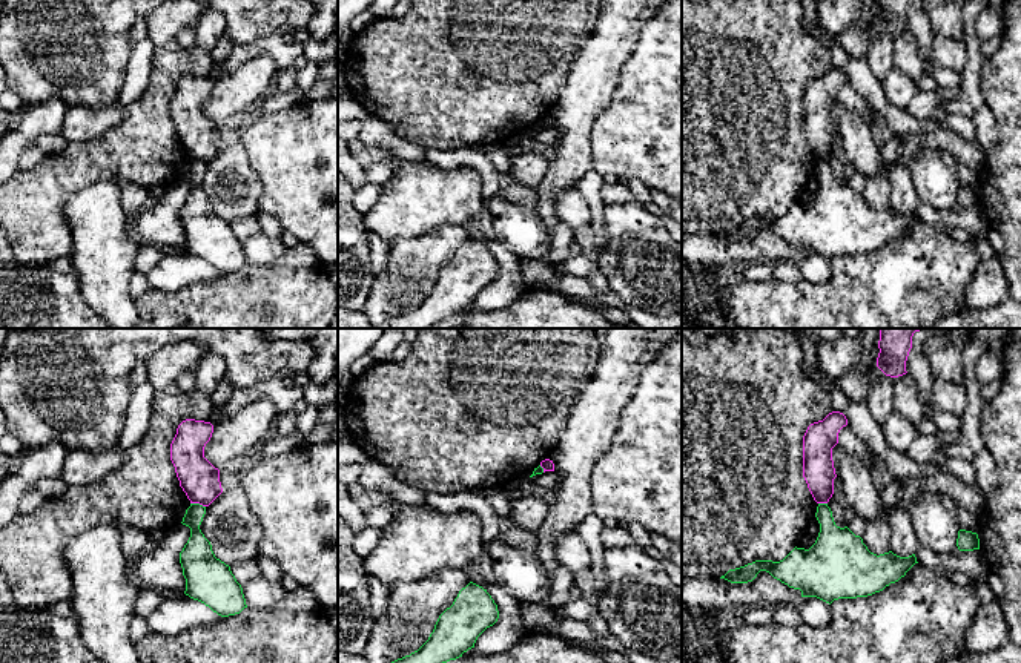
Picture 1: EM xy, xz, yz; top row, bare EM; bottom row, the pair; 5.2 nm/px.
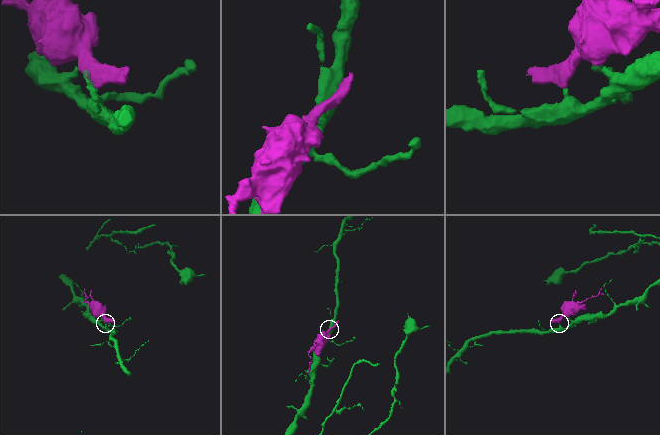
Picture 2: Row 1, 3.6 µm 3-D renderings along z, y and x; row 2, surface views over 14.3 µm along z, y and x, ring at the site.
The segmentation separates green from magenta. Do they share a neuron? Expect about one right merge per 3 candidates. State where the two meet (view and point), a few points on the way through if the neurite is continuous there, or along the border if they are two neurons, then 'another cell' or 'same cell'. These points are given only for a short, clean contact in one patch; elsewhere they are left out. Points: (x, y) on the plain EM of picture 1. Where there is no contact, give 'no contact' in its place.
xy (198, 160) | along xy (191, 158), (198, 158), (204, 163) | another cell

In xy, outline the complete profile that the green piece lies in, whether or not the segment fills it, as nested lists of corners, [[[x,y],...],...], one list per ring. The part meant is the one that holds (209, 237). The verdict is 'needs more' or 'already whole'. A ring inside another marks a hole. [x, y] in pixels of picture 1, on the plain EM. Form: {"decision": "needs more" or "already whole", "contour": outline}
{"decision": "already whole", "contour": [[[190,160],[183,181],[190,184],[190,193],[180,209],[180,219],[186,235],[184,250],[209,262],[221,273],[240,270],[246,261],[241,241],[230,223],[215,213],[210,198],[200,186],[206,163]]]}

